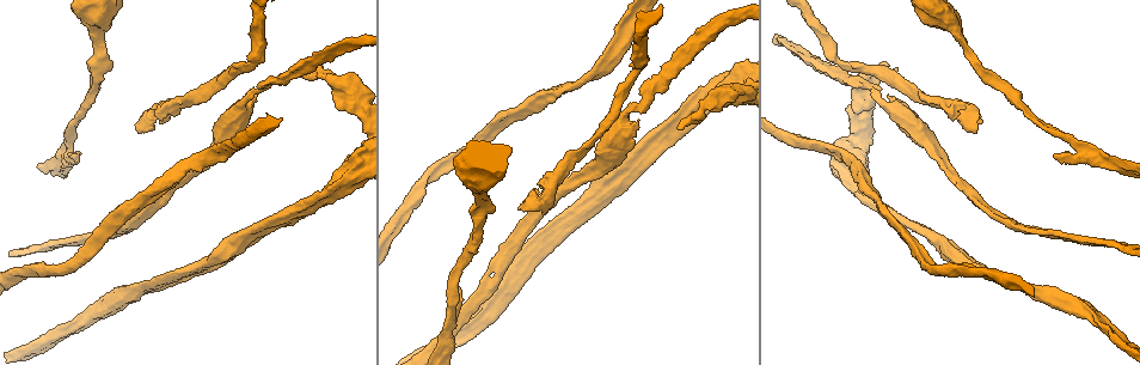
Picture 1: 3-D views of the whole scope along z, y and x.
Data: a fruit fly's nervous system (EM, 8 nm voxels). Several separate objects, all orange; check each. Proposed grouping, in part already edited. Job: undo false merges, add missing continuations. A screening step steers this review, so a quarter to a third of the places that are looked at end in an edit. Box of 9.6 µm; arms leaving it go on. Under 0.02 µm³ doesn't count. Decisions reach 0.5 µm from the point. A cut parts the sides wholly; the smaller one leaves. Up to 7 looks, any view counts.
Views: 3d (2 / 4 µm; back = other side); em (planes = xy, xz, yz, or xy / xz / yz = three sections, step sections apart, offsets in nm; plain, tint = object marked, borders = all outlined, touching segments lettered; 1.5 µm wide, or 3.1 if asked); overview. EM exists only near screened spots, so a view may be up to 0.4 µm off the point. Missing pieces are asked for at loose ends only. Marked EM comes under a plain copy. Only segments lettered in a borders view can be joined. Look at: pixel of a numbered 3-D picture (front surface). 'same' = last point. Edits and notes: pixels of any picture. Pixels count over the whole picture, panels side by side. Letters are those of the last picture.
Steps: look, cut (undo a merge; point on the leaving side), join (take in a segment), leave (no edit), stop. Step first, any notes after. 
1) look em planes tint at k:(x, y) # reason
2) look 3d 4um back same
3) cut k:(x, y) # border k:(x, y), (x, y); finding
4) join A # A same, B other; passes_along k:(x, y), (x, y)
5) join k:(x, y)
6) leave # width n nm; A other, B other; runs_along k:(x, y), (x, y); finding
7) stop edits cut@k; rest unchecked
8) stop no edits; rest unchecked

look em xz step 8 borders at 1:(450, 311) # branch point

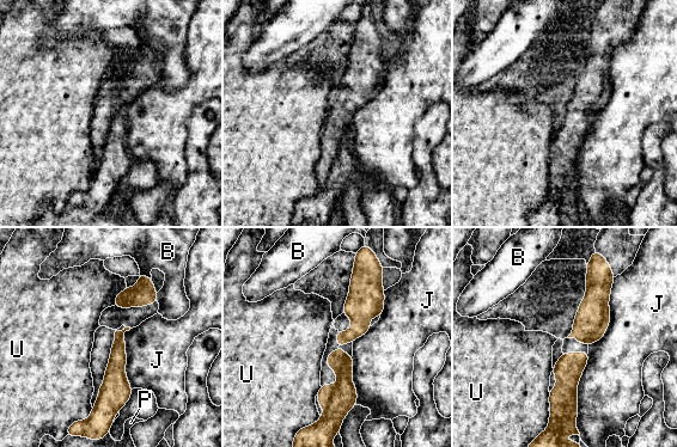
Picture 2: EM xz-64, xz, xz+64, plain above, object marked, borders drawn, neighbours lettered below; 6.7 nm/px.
cut 2:(336, 359) # longest_contact J 420 nm; B other, J other, P other, U other; a second neuron is stuck on

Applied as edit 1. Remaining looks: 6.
look overview

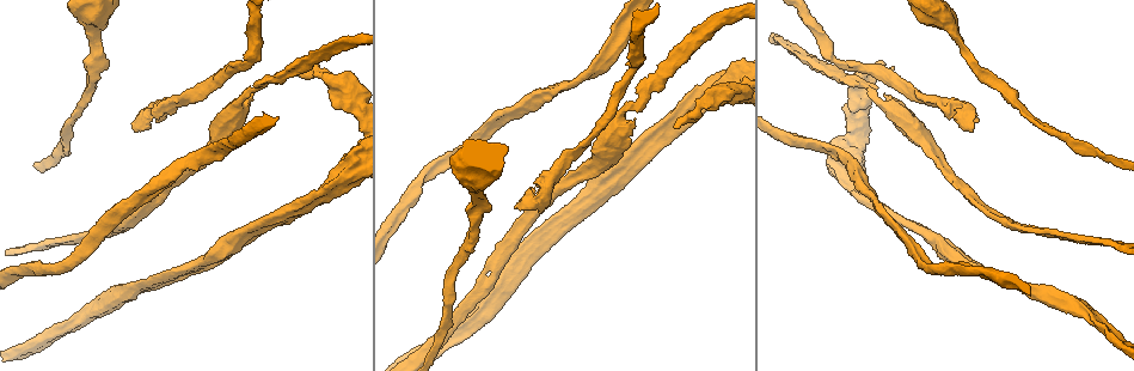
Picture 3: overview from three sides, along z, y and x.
look em planes borders at 3:(884, 104) # calibre changes

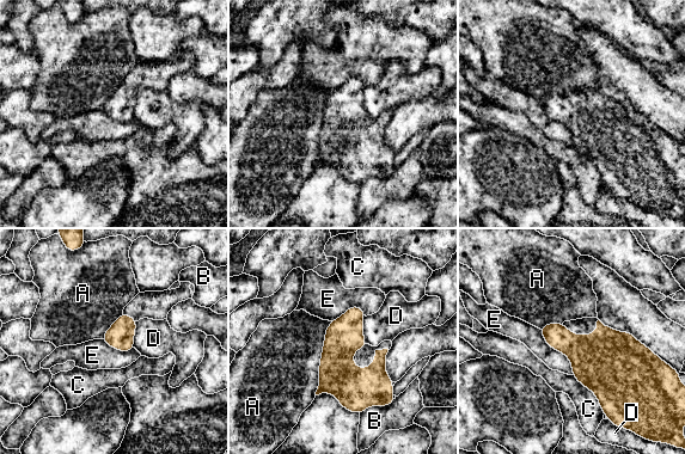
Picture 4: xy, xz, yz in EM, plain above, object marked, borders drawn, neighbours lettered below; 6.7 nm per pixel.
leave # width 180 nm; A other, B other, C other, D other, E other; continuous, no second neuron

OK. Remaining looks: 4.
stop edits cut@2; rest unchecked

